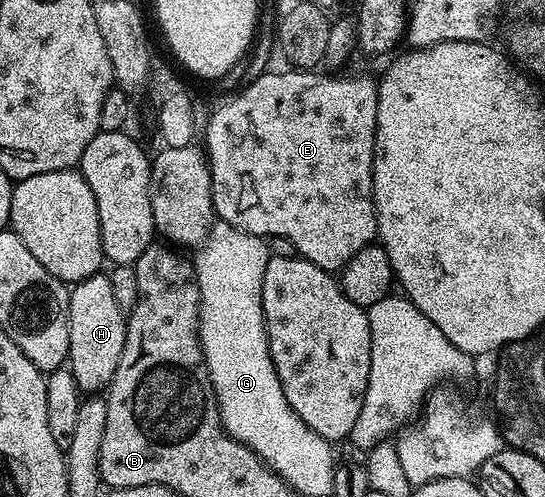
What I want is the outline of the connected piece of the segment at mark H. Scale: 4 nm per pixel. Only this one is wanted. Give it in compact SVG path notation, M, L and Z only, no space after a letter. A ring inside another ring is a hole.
M99 272L83 282L73 283L68 312L68 368L76 378L79 390L102 392L109 387L124 352L126 319L120 304L116 304L116 296L112 296L112 284L105 273Z

